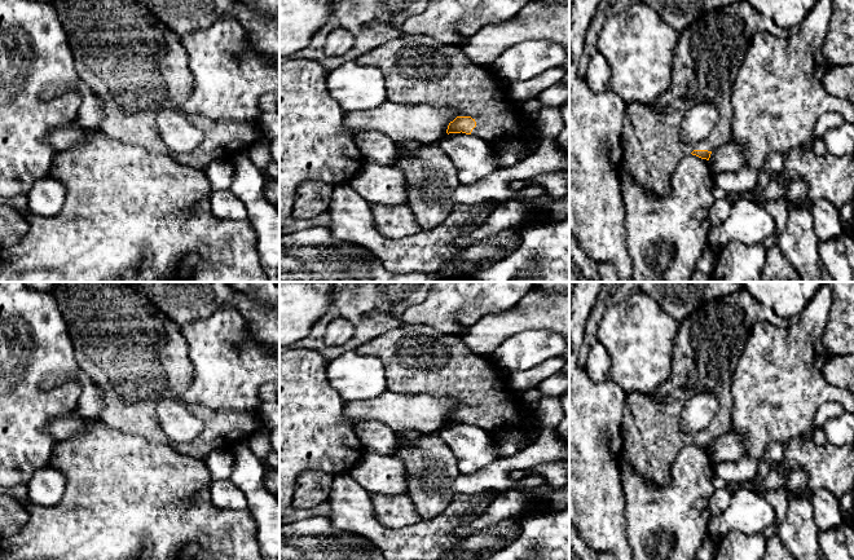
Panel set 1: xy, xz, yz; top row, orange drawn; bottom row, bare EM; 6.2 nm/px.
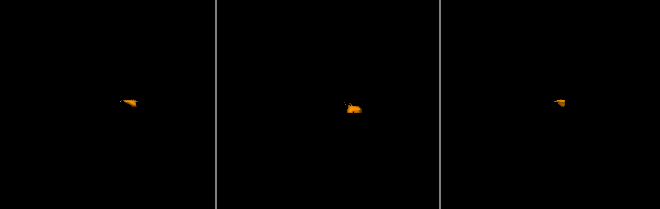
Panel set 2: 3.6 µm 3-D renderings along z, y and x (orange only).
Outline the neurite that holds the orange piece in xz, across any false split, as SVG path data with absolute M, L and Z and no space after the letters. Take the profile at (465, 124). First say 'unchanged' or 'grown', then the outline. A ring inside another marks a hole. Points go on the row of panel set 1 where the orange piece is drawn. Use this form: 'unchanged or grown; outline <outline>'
grown; outline M401 35L358 56L356 62L382 71L387 100L393 103L455 109L459 115L449 123L448 135L472 135L490 146L502 147L532 136L537 128L536 120L511 100L507 85L502 85L489 69L475 65L461 45L439 43L422 35Z

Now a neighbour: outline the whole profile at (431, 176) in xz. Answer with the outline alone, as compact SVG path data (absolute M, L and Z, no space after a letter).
M426 144L411 153L397 155L395 164L397 164L405 172L408 184L406 204L413 211L417 224L424 230L432 230L441 225L453 211L453 194L459 185L458 172L450 158L444 153L439 144Z

